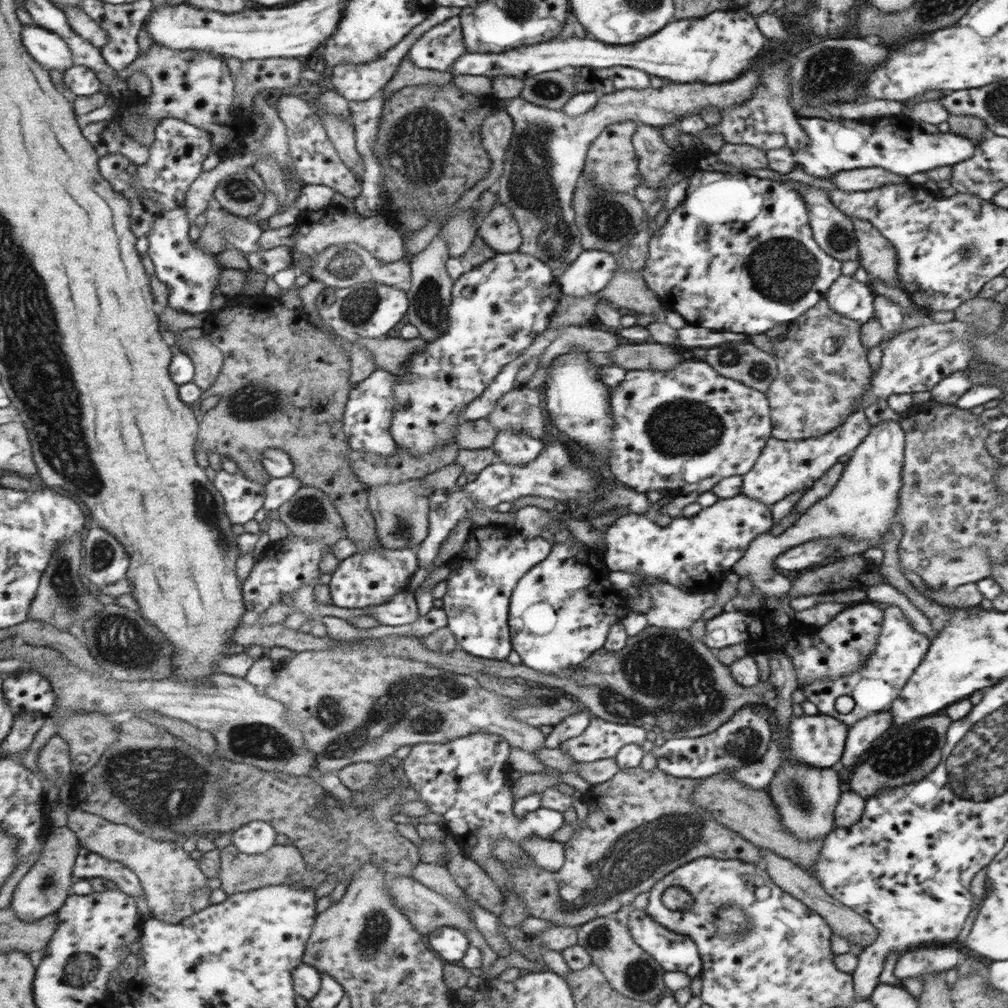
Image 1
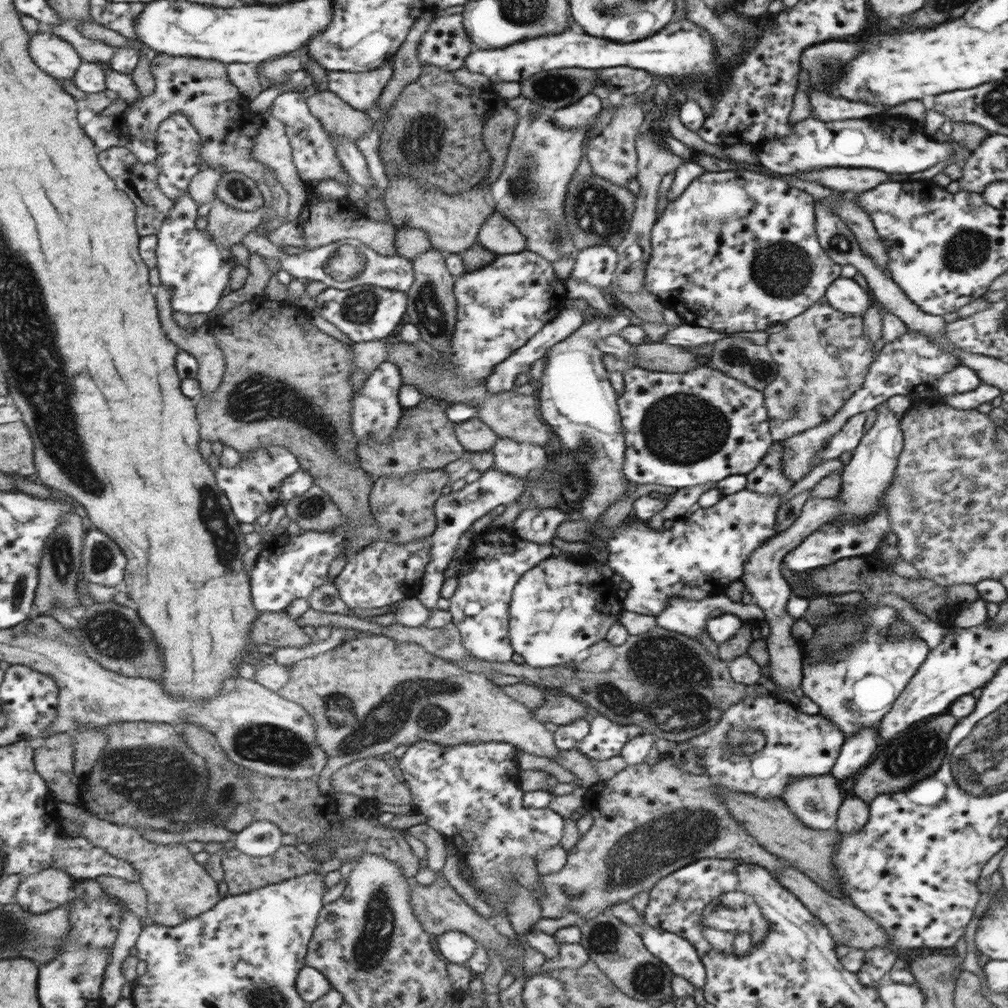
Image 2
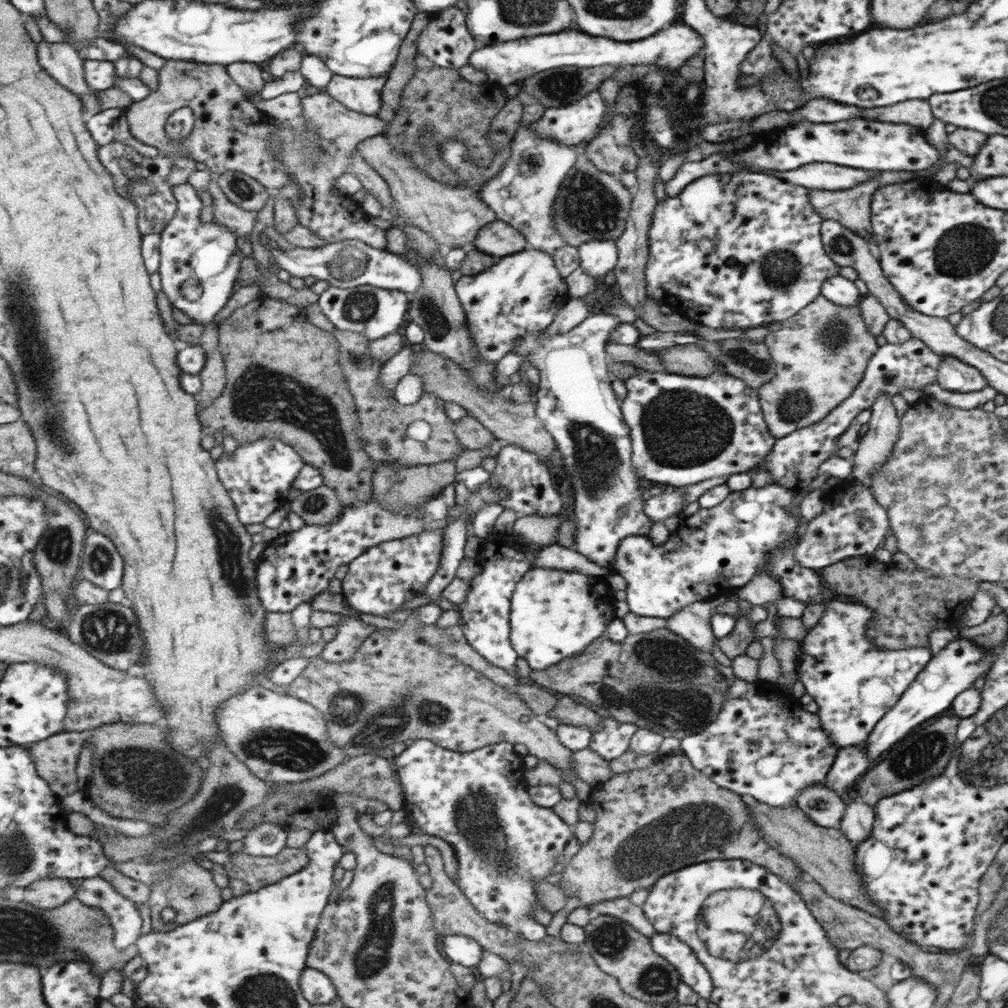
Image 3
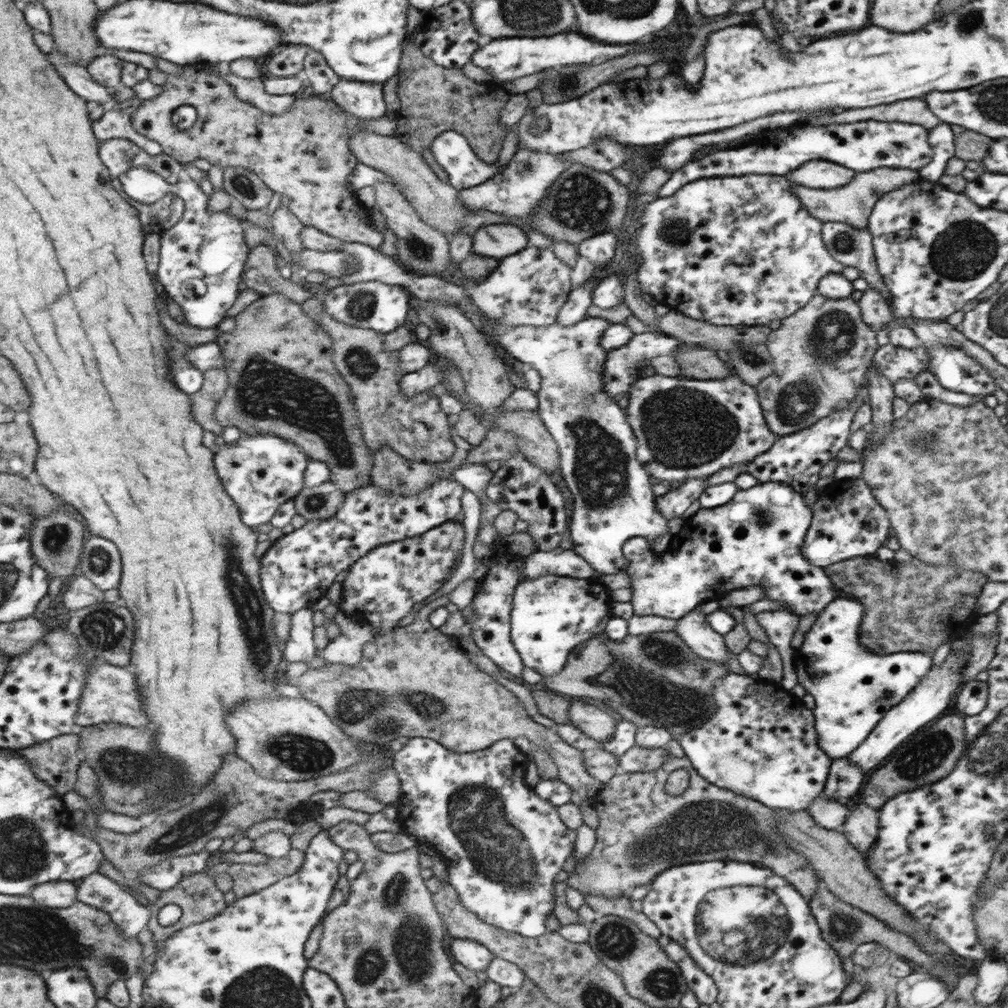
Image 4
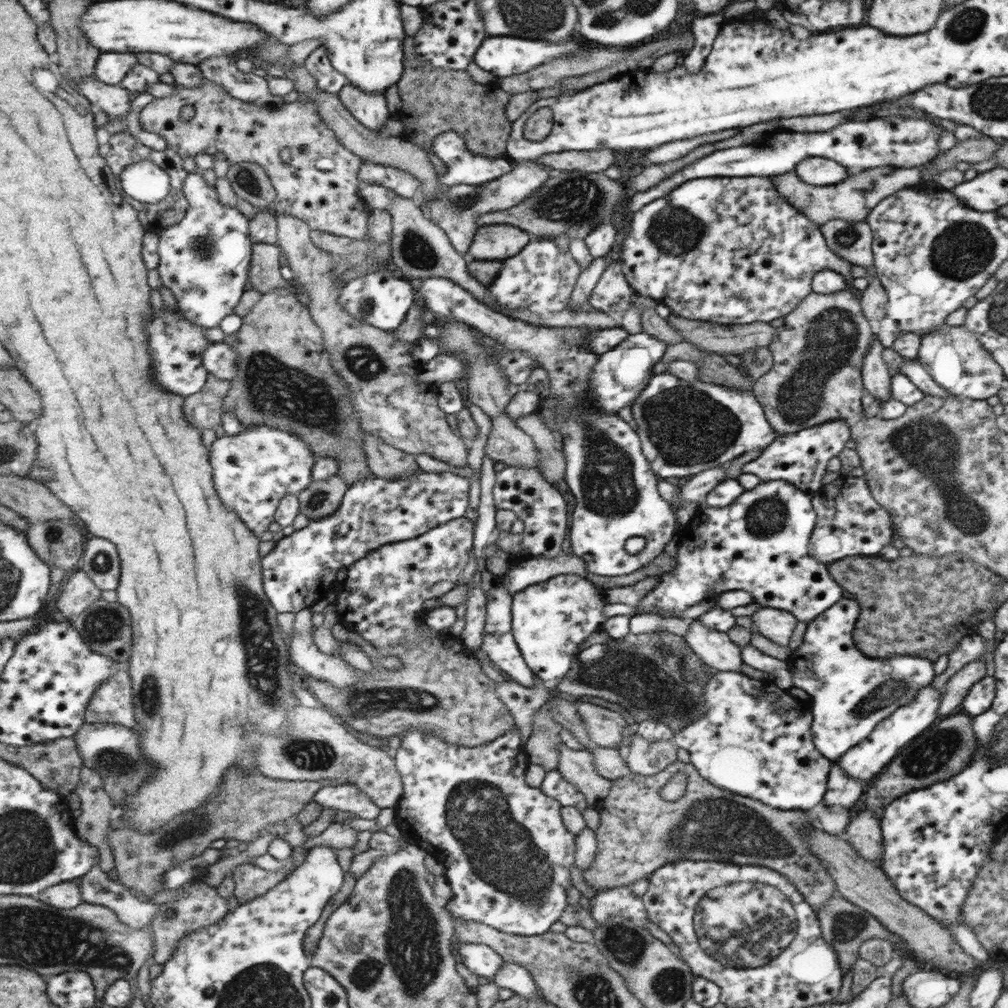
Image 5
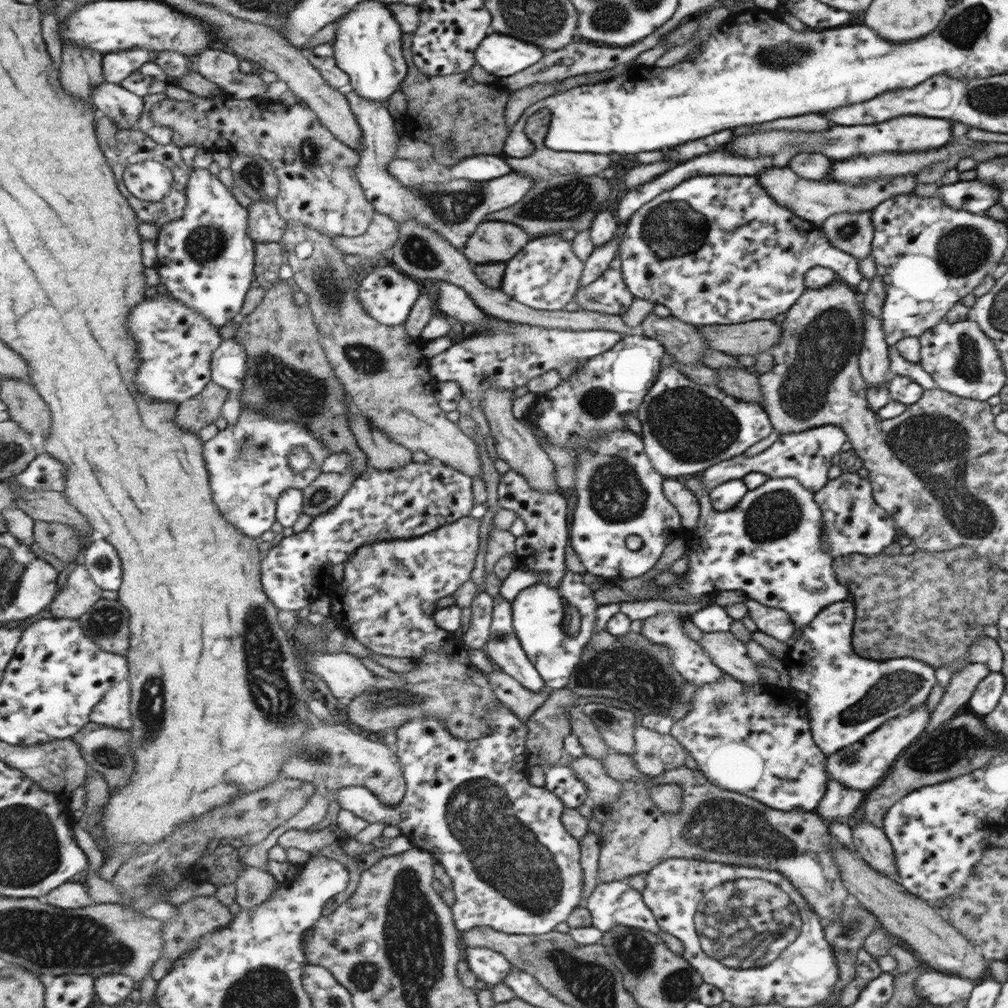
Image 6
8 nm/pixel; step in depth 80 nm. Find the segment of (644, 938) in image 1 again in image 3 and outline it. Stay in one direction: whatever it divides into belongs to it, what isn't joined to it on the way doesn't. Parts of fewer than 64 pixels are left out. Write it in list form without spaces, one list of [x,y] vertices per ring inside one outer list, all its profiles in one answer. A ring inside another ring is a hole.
[[[657,931],[648,940],[652,948],[676,968],[680,982],[695,991],[699,998],[708,998],[712,989],[710,976],[687,944],[679,937]]]

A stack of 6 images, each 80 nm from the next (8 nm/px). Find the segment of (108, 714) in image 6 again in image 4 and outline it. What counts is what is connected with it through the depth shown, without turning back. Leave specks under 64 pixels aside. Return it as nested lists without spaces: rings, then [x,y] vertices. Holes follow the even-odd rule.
[[[95,657],[95,664],[86,678],[81,708],[75,714],[75,723],[80,728],[101,723],[119,723],[130,727],[151,726],[149,716],[143,712],[141,691],[136,674],[131,674],[125,667],[117,667]]]

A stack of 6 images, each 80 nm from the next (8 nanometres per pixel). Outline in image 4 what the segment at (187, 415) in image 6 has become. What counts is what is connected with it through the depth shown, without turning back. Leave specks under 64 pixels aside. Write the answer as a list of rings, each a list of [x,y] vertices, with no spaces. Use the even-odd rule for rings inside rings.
[[[209,369],[204,373],[204,387],[199,392],[190,394],[194,408],[194,417],[201,423],[204,431],[213,430],[217,435],[224,433],[224,427],[214,417],[219,401],[230,387],[229,370]]]

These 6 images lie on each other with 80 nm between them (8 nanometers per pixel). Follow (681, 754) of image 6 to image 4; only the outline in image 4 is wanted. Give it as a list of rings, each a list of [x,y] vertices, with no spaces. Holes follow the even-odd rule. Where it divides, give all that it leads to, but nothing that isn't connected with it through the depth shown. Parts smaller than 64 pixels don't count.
[[[635,744],[618,757],[619,771],[622,773],[651,772],[667,762],[669,753],[664,747],[641,748]]]

